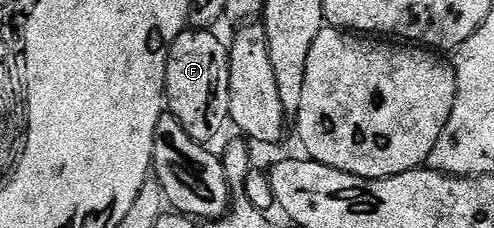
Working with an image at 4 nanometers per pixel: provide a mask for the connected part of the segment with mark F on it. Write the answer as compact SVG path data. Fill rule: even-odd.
M186 29L176 38L168 54L164 86L167 110L194 141L205 145L230 123L229 48L216 33L212 29Z

